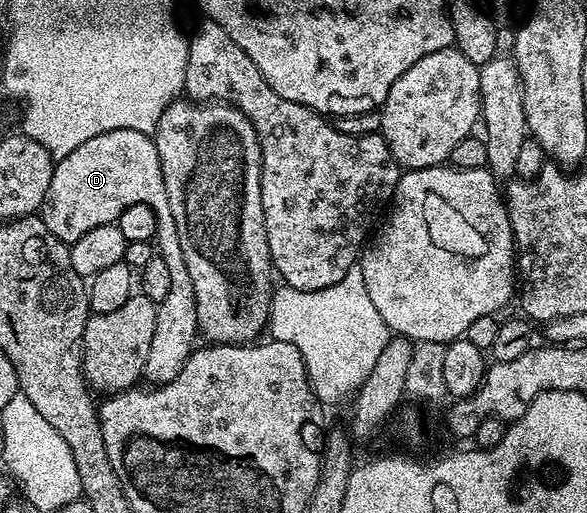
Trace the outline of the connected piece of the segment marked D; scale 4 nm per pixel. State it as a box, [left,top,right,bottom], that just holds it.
[39,129,199,387]

